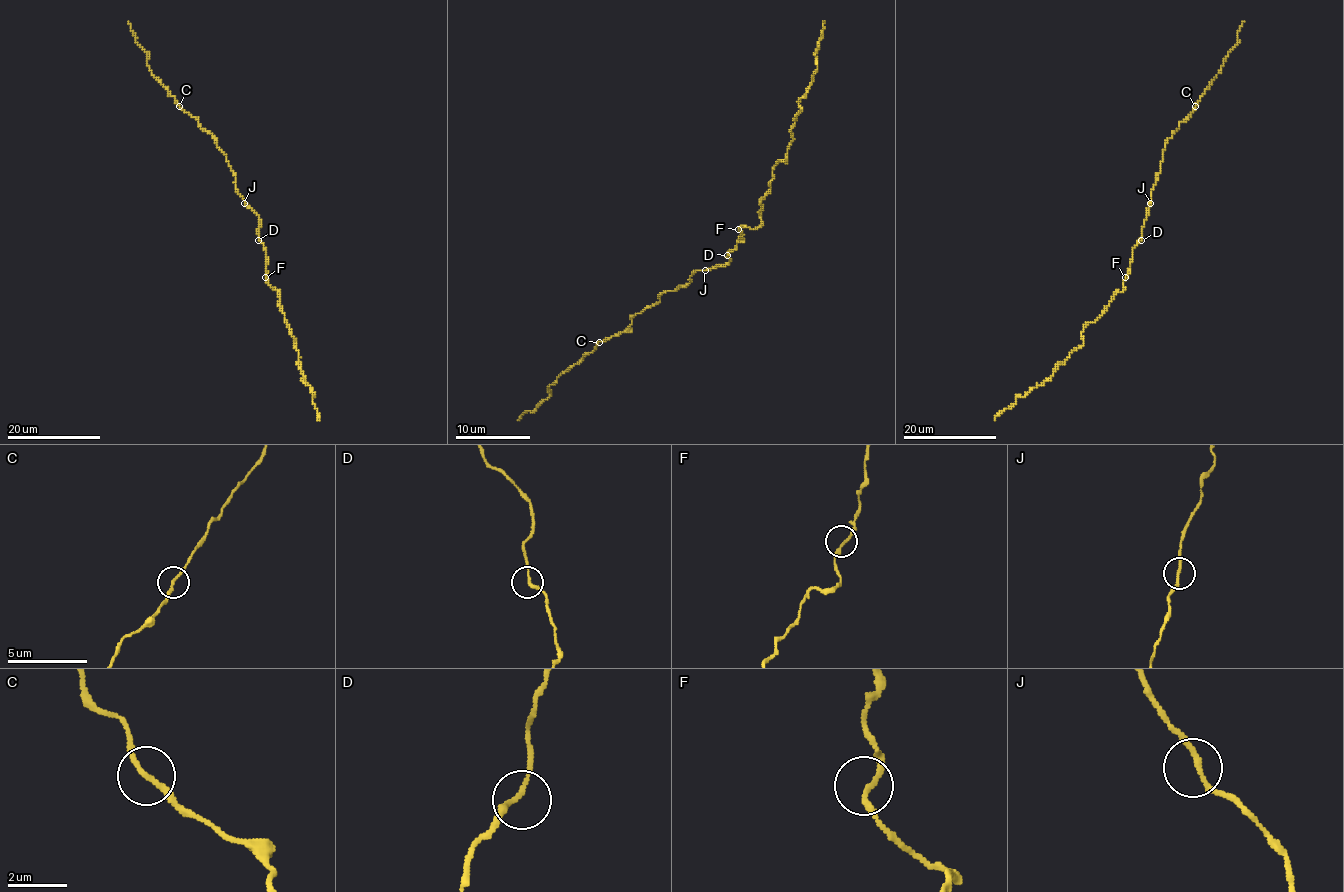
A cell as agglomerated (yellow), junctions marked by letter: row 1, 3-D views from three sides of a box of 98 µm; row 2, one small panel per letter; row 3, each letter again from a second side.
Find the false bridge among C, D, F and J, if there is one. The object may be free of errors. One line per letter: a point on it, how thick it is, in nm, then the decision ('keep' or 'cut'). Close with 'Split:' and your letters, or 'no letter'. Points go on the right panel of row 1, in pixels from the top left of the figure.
C: place (1195, 106); calibre 180 nm; keep
D: place (1141, 240); calibre 180 nm; keep
F: place (1125, 277); calibre 180 nm; keep
J: place (1150, 203); calibre 180 nm; keep
Split: no letter

